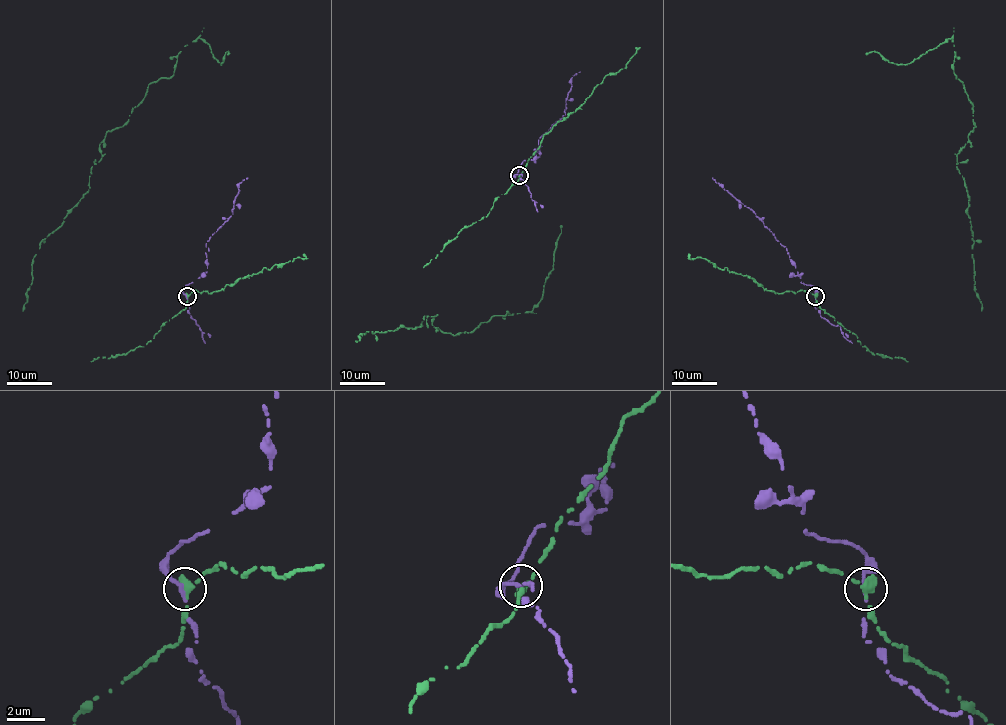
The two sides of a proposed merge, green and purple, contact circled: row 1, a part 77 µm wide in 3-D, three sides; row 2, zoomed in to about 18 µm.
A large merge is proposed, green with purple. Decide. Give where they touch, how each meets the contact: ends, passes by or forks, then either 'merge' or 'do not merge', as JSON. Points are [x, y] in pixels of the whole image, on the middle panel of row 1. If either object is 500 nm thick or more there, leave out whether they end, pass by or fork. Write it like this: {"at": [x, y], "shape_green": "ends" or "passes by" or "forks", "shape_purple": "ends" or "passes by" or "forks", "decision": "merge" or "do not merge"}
{"at": [519, 175], "shape_green": "ends", "shape_purple": "passes by", "decision": "do not merge"}

